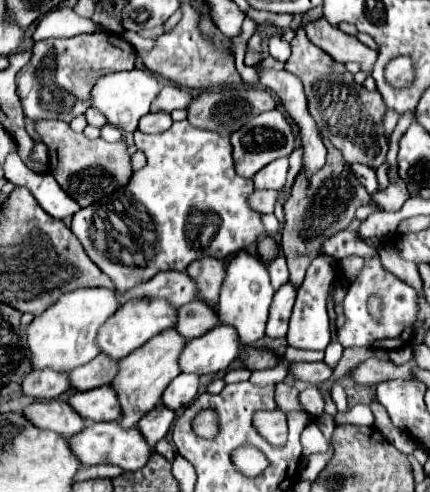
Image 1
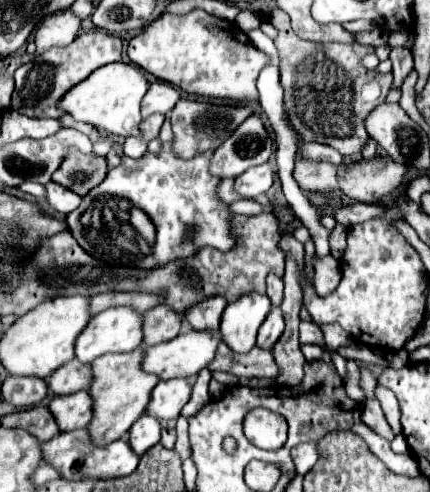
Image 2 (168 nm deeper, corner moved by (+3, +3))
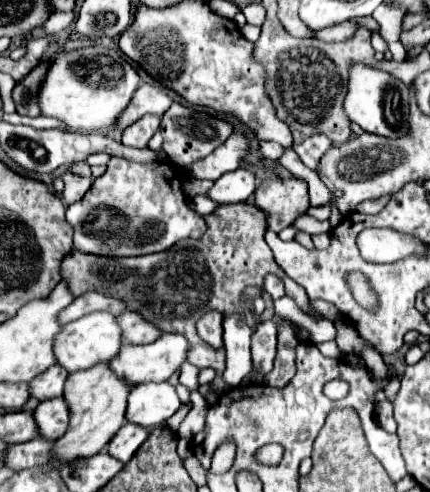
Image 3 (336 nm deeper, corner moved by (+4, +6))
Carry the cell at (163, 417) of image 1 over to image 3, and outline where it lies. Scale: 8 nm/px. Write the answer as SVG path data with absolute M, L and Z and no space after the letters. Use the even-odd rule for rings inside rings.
M126 423L110 439L110 443L106 445L106 451L112 457L118 457L118 461L128 463L132 459L132 455L136 453L136 449L146 441L148 435L150 435L150 429L144 429L144 427L134 425L134 423Z

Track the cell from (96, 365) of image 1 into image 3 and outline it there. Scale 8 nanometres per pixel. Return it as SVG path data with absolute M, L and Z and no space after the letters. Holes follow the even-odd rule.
M52 365L50 369L46 369L46 373L40 373L38 377L34 377L34 381L28 383L30 397L34 397L38 401L62 397L66 377L68 377L66 369L62 369L60 365Z

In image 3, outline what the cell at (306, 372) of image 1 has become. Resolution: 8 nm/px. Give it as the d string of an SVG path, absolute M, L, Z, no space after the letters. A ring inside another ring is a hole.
M232 203L220 205L216 211L204 217L208 229L200 239L184 239L174 247L144 255L144 257L100 257L74 251L72 257L62 261L62 277L70 283L74 295L86 291L100 291L110 297L122 297L126 309L134 309L146 317L152 325L158 325L162 333L182 333L190 341L188 361L196 367L212 367L216 377L212 381L214 392L222 395L230 387L223 381L225 370L225 349L212 349L196 333L196 321L206 311L217 310L224 317L238 312L244 315L242 291L250 285L264 283L268 273L276 273L285 285L285 294L292 297L296 304L310 313L312 317L322 319L310 306L303 287L286 276L274 261L270 247L264 241L266 217L252 203Z

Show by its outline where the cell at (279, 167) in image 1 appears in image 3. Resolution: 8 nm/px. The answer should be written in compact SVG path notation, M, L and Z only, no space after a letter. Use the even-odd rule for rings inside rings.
M240 167L234 173L226 173L218 181L214 181L214 185L206 195L218 205L242 203L254 193L254 189L256 189L254 175L248 169Z

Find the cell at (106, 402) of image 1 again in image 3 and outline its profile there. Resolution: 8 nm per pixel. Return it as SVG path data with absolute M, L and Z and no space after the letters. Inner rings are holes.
M62 397L38 403L34 409L34 421L38 421L38 435L46 439L58 439L68 427L68 405Z

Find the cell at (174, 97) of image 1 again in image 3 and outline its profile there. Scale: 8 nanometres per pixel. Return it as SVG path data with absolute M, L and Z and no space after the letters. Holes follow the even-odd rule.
M142 83L130 105L126 107L126 113L122 113L122 117L118 117L118 129L126 129L128 125L132 125L134 121L138 121L140 117L152 113L152 115L164 115L166 109L172 105L172 97L160 89L160 87L154 87L154 85L148 85L148 83Z

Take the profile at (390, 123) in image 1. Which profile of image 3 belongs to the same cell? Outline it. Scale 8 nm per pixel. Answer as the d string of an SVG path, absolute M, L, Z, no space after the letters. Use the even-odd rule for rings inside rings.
M380 5L380 7L372 13L372 17L378 21L378 25L380 25L380 35L388 41L388 47L390 47L394 59L396 59L396 61L404 61L406 49L404 49L404 47L400 45L400 41L398 41L404 11L398 11L398 9L390 9L390 7Z

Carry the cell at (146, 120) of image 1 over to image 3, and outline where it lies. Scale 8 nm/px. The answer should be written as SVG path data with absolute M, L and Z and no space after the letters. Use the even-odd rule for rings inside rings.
M146 115L142 119L138 119L136 123L132 123L130 127L124 129L122 133L122 143L128 147L146 147L148 141L152 139L152 135L158 131L160 127L160 117L156 115Z

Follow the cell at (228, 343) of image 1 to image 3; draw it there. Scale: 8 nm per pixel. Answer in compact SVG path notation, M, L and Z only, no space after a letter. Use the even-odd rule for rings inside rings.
M162 333L158 341L148 345L124 345L118 351L118 357L114 361L108 361L112 371L118 379L126 381L128 385L140 385L140 383L162 383L166 381L174 371L180 369L180 365L186 361L188 353L188 341L186 337L178 333Z

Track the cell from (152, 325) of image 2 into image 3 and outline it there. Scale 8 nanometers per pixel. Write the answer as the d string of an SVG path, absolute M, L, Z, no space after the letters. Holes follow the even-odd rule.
M126 311L126 313L120 313L116 317L118 325L122 325L122 337L124 337L124 343L130 343L130 345L144 345L144 343L152 343L156 341L162 333L152 325L148 323L146 319L142 319L138 313L134 311Z

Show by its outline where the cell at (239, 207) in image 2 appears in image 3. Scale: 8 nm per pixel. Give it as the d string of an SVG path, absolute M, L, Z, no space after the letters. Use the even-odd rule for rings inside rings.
M196 195L196 197L190 199L190 207L192 207L196 213L200 213L200 215L208 215L210 211L214 211L214 209L218 207L218 203L214 203L212 199L208 199L208 197L204 197L204 195Z

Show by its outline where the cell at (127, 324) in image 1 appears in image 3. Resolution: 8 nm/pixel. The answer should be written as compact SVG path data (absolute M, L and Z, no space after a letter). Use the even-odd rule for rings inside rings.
M90 313L86 317L80 317L78 321L66 323L62 327L62 333L58 333L56 341L54 341L54 355L58 365L62 365L68 373L74 371L82 371L82 369L90 369L98 363L106 363L110 361L122 347L122 335L120 335L120 327L116 323L116 317L110 313Z

